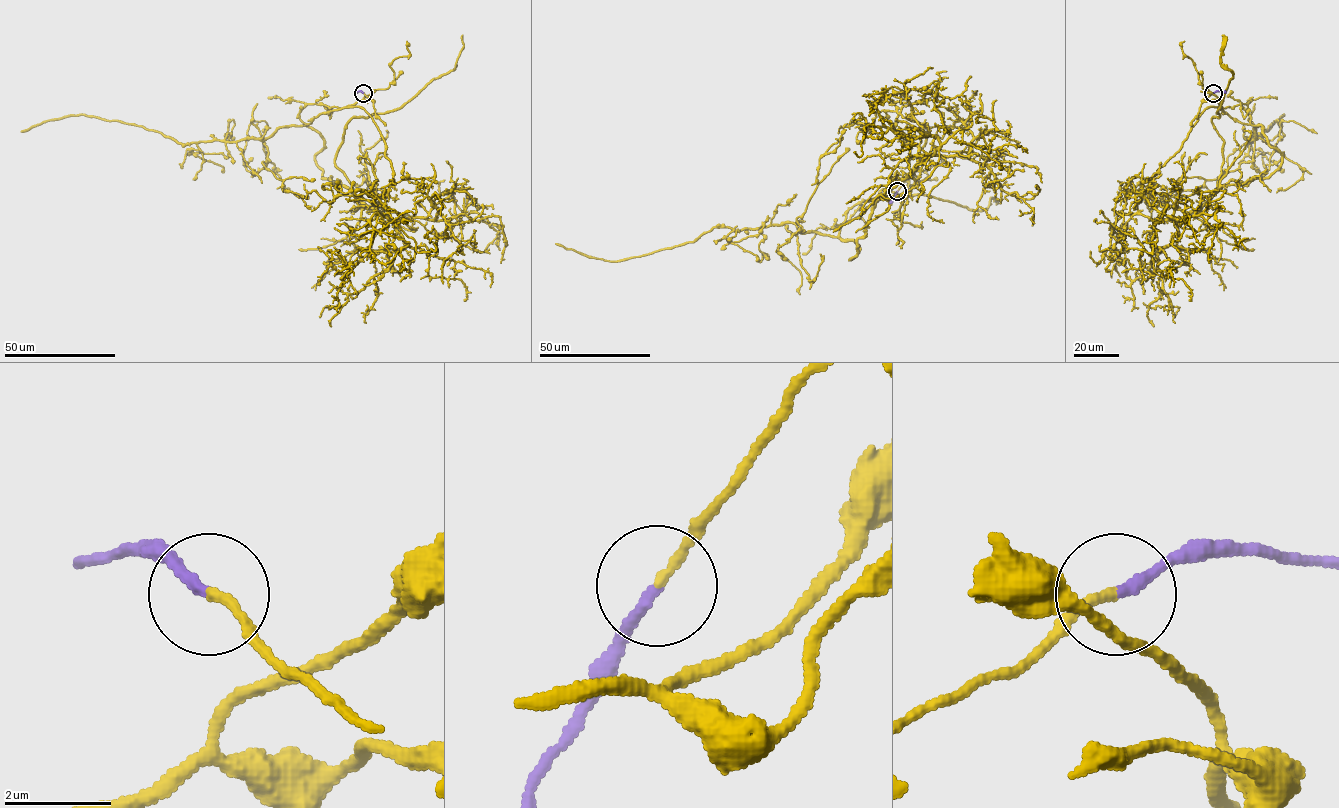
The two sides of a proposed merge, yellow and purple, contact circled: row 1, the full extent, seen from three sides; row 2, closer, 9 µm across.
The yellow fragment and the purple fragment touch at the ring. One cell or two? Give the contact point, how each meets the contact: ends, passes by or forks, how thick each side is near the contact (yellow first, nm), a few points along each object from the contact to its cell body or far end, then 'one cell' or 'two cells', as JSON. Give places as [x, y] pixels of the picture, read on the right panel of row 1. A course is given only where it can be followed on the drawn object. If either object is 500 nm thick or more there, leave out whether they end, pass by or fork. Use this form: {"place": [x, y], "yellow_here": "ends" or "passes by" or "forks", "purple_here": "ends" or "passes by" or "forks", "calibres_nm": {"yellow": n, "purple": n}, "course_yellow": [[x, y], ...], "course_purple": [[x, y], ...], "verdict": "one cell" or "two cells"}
{"place": [1213, 93], "yellow_here": "ends", "purple_here": "ends", "calibres_nm": {"yellow": 170, "purple": 190}, "course_yellow": [[1213, 93], [1203, 99], [1247, 106], [1282, 164], [1224, 184], [1158, 251], [1163, 293], [1147, 307], [1174, 317]], "course_purple": [[1213, 93], [1226, 92]], "verdict": "one cell"}

